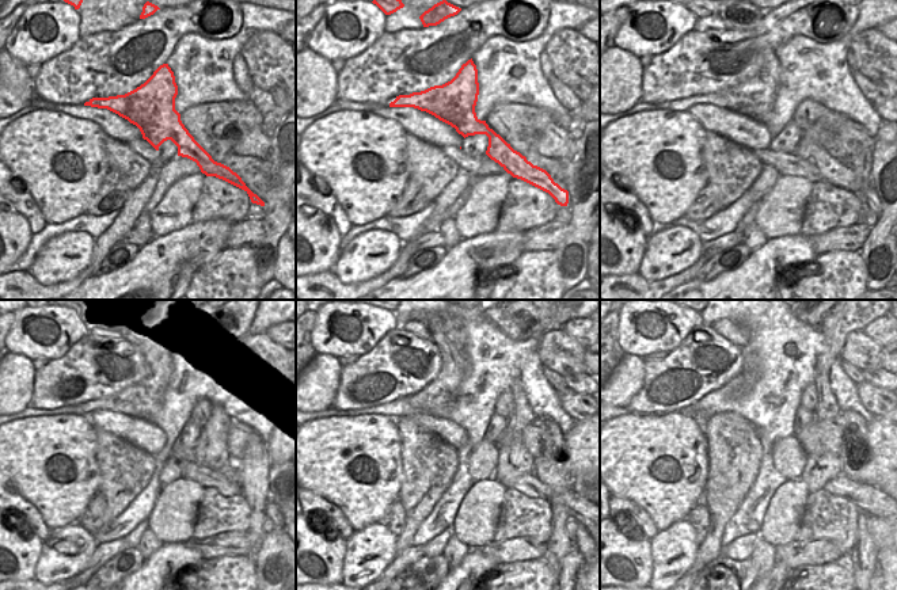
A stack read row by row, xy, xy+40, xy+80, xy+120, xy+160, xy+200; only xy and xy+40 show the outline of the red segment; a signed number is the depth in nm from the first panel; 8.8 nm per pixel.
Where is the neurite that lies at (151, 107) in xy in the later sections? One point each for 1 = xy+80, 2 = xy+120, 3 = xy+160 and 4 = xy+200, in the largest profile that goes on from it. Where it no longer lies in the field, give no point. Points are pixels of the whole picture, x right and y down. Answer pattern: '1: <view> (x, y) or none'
1: xy+80 (755, 98)
2: xy+120 (144, 400)
3: xy+160 (449, 335)
4: xy+200 (749, 373)

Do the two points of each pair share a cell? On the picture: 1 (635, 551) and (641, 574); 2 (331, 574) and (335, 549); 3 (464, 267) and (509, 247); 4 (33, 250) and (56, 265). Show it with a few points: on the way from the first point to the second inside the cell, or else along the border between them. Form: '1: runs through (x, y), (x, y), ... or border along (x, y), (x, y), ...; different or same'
1: runs through (639, 556), (643, 562), (641, 568); same
2: runs through (331, 568), (333, 555); same
3: runs through (475, 261), (482, 254), (498, 248); same
4: border along (63, 233), (50, 238), (44, 244), (27, 270); different

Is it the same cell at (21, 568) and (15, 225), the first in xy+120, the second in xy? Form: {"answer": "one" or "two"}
{"answer": "one"}

